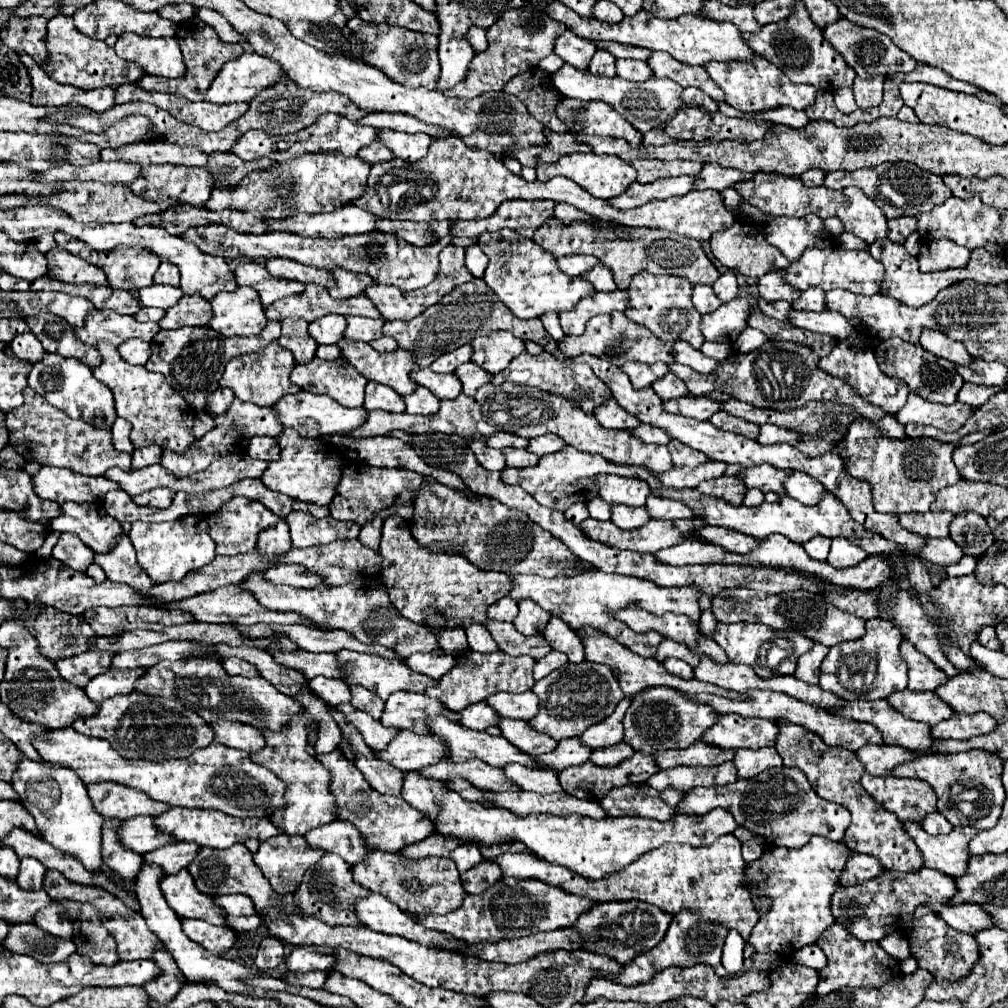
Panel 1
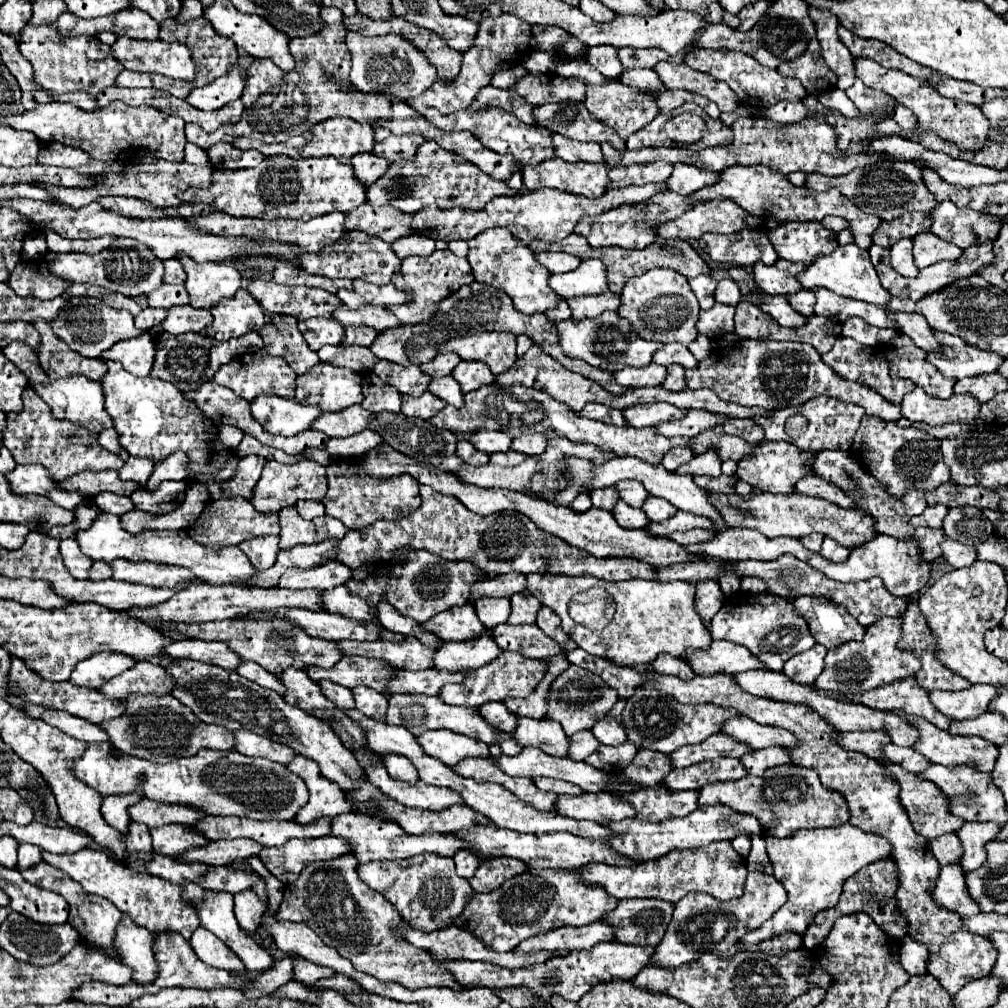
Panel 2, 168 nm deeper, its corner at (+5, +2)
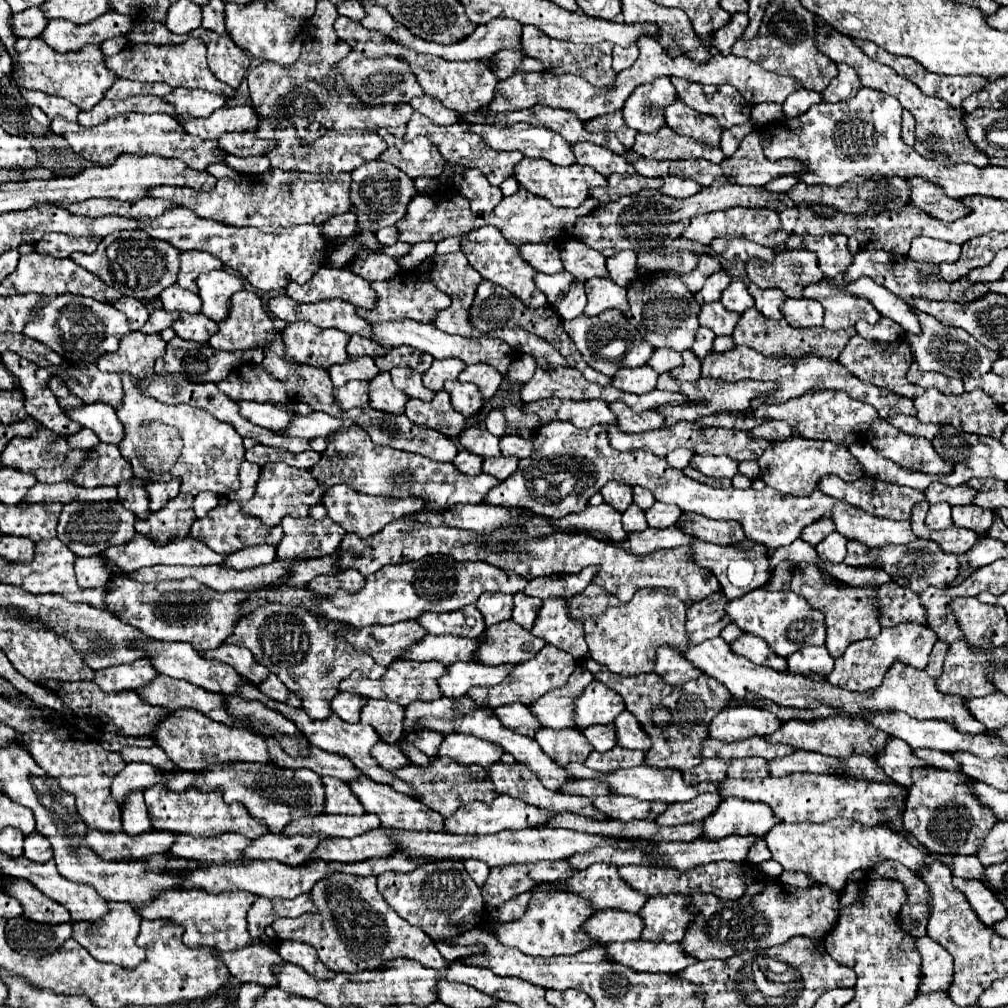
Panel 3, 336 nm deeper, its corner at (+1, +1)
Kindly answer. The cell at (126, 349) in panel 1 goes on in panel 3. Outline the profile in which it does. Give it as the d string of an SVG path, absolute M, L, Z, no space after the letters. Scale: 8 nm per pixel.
M130 331L120 339L116 353L102 355L96 361L100 371L108 373L132 373L134 377L146 379L154 375L154 363L166 351L166 343L160 335L144 335L140 331Z

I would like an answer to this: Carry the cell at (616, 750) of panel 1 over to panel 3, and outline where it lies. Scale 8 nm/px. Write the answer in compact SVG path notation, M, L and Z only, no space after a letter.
M612 747L608 753L590 753L586 759L586 767L594 771L618 771L618 769L628 769L628 767L638 767L644 763L646 753L644 751L632 751L624 747Z

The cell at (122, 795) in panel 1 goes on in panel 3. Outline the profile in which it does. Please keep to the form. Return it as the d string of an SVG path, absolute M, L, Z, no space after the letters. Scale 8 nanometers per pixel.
M156 783L156 787L148 787L144 791L146 807L148 807L148 817L154 829L160 831L172 831L172 833L186 833L186 835L196 835L196 837L212 837L220 833L240 833L250 839L258 839L260 835L268 833L268 827L260 823L258 819L252 819L248 815L248 809L242 803L226 803L220 795L220 791L196 791L196 787L188 787L188 791L168 791L164 783Z

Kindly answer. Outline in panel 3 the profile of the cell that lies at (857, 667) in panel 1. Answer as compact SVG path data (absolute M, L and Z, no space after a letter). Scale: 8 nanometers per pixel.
M900 623L896 627L882 629L882 633L876 639L864 639L864 641L852 643L846 649L846 653L836 659L834 671L826 679L828 679L828 683L832 683L836 687L842 687L846 691L876 689L882 683L884 673L890 669L890 665L896 659L906 663L906 665L912 665L916 669L924 669L936 639L938 637L930 627L922 627L922 625L916 625L916 623Z

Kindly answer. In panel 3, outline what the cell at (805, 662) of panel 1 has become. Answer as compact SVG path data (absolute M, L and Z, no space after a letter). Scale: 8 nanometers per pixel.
M824 645L804 647L788 657L788 671L798 675L808 675L808 673L828 675L832 667L834 667L834 659Z

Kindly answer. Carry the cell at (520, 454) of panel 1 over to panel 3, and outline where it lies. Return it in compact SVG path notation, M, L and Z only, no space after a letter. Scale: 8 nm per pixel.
M492 457L492 459L484 459L482 463L482 471L504 481L508 479L518 467L518 459L516 457Z

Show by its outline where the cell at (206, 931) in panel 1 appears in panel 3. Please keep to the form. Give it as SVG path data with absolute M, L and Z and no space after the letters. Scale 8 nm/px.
M248 945L238 951L222 953L214 951L220 961L224 961L240 983L260 983L262 987L276 987L276 973L274 967L284 963L278 951L270 949L268 945Z

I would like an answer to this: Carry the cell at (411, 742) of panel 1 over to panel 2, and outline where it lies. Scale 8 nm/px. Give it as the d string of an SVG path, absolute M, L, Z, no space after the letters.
M428 730L418 736L424 754L454 766L464 758L488 758L488 744L450 730Z

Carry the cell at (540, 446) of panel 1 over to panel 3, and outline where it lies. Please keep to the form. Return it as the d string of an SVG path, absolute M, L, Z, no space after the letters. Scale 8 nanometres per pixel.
M506 435L500 439L500 455L514 455L516 459L524 459L532 455L532 441L522 439L518 435Z

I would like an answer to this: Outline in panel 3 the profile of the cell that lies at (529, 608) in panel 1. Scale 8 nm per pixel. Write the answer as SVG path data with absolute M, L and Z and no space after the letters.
M516 593L514 595L512 621L516 621L518 625L522 625L524 629L532 629L534 619L538 617L540 607L542 607L542 599L534 599L534 597L528 597L524 593Z

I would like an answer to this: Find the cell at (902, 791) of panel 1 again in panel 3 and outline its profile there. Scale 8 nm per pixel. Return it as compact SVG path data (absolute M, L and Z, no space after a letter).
M916 769L912 773L912 787L908 787L908 803L904 811L904 829L914 835L926 849L938 855L976 855L980 851L980 839L996 825L996 815L982 807L982 803L968 791L968 777L960 771L938 771L938 769Z

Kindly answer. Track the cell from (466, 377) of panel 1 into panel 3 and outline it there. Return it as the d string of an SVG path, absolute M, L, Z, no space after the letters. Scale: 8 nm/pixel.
M478 363L478 365L468 365L460 375L458 375L458 381L468 381L468 383L474 383L480 387L482 391L482 397L488 401L500 387L502 383L502 375L490 367L490 365L484 365L484 363Z

